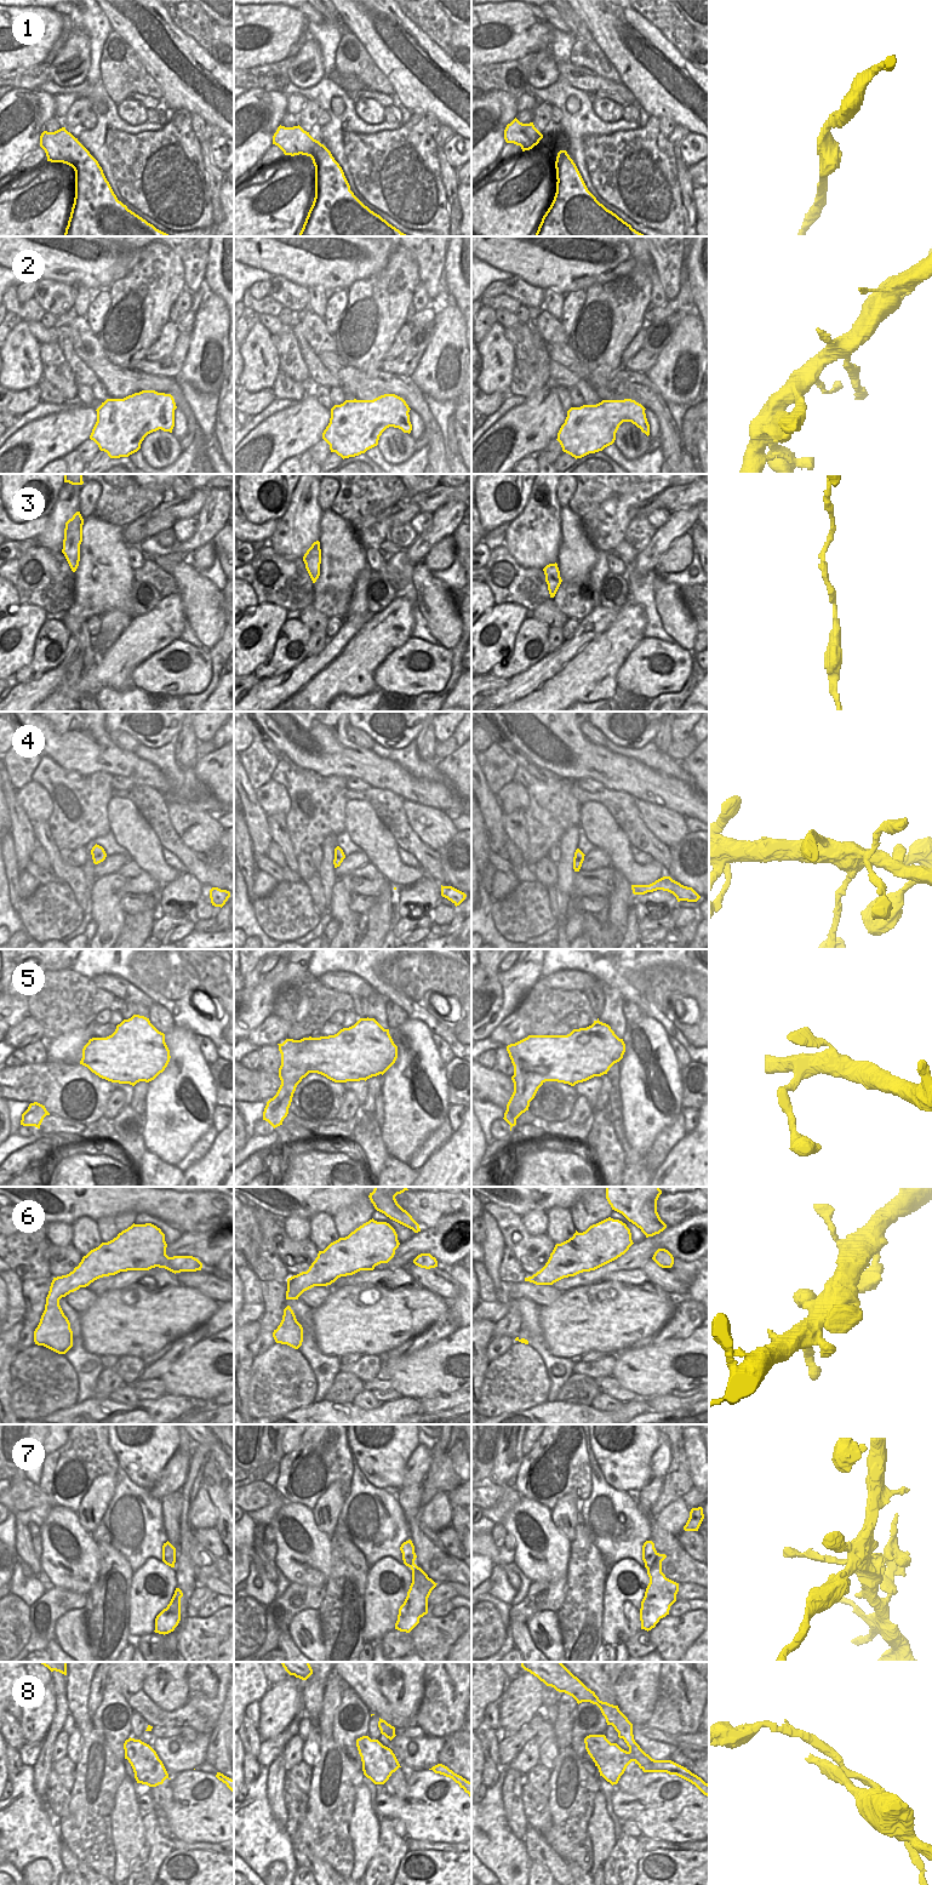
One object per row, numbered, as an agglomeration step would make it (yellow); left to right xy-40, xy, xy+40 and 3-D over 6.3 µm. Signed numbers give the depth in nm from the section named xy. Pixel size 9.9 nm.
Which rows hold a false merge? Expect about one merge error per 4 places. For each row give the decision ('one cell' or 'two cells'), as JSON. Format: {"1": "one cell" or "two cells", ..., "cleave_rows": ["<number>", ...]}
{"1": "one cell", "2": "one cell", "3": "one cell", "4": "one cell", "5": "one cell", "6": "one cell", "7": "two cells", "8": "two cells", "cleave_rows": ["7", "8"]}

